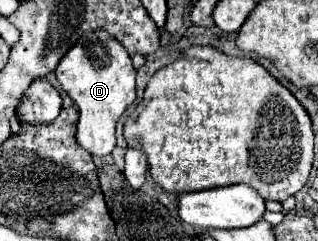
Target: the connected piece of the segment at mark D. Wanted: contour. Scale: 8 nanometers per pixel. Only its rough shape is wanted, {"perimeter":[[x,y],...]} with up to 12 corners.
{"perimeter":[[106,31],[86,33],[56,79],[78,105],[76,139],[116,147],[136,71]]}

